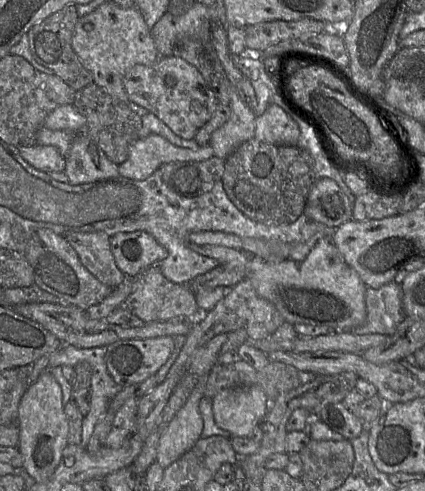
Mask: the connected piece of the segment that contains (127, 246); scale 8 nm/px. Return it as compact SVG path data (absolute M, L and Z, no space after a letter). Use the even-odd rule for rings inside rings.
M145 231L119 232L110 238L111 251L117 267L126 277L137 278L145 269L156 265L168 256L168 251Z

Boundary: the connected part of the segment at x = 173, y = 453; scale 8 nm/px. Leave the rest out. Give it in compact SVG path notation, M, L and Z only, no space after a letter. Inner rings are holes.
M202 378L192 390L184 406L161 431L157 462L165 469L189 451L201 438L203 419L199 404L204 397L207 378Z

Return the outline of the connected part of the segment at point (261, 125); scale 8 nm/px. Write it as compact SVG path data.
M276 104L255 119L254 138L272 145L297 146L300 129L297 122Z

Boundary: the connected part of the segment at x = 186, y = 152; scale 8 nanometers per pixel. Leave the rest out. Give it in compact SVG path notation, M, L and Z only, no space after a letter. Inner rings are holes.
M157 134L139 138L129 148L125 162L118 165L119 174L132 180L145 180L160 166L174 161L202 161L214 156L209 145L197 149L173 145Z

